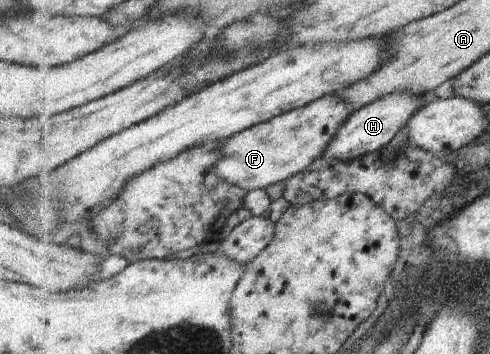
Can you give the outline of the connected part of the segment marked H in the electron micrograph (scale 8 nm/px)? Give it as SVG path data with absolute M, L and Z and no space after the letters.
M409 90L404 92L395 92L386 95L385 98L378 99L373 103L363 106L341 126L339 133L330 143L328 150L324 153L323 159L312 163L309 169L318 170L325 160L329 158L342 159L343 161L354 160L363 154L368 154L389 144L389 141L408 125L411 116L418 112L425 104L432 101L432 96L427 94L414 94Z

